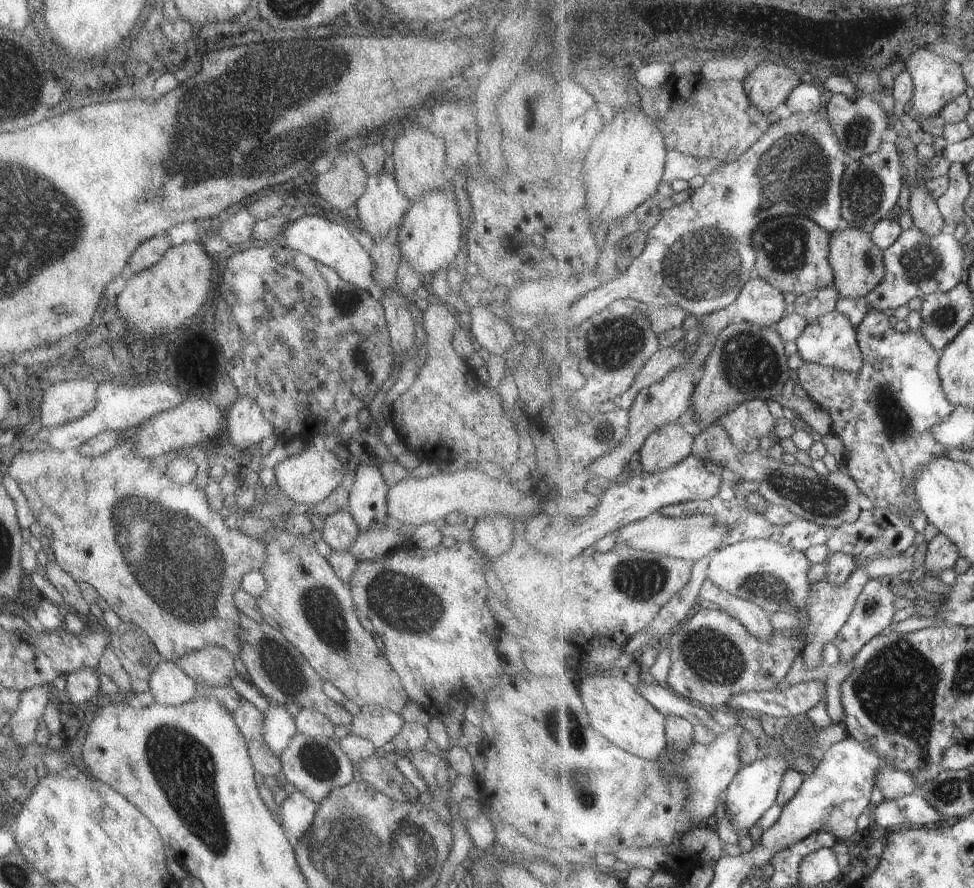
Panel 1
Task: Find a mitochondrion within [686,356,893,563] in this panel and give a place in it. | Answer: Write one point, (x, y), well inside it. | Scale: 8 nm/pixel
(823, 498)

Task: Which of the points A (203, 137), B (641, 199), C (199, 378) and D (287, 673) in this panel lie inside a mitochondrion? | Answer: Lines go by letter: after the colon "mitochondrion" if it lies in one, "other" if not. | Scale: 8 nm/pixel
A: mitochondrion
B: other
C: other
D: mitochondrion

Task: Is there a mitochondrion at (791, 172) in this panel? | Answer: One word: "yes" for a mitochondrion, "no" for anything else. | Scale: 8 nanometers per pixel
yes

